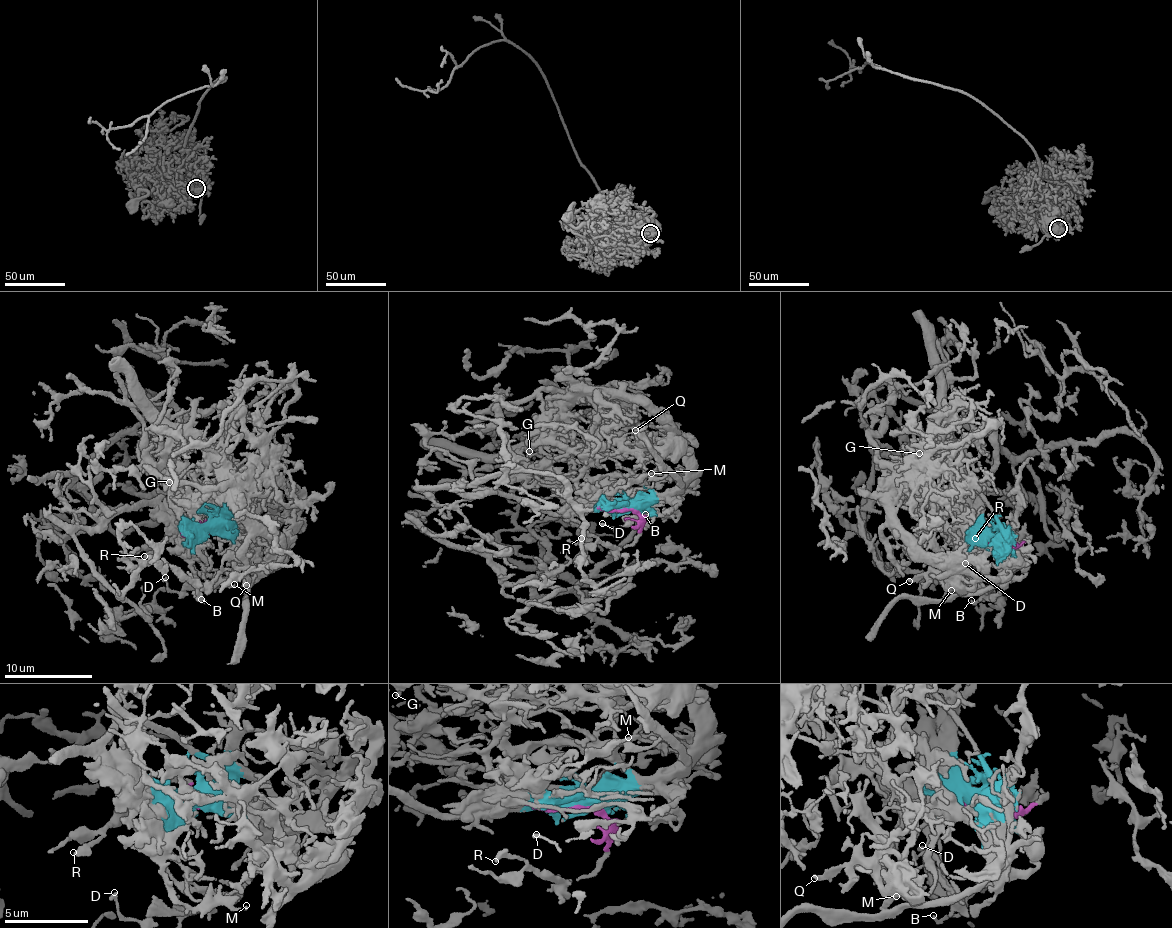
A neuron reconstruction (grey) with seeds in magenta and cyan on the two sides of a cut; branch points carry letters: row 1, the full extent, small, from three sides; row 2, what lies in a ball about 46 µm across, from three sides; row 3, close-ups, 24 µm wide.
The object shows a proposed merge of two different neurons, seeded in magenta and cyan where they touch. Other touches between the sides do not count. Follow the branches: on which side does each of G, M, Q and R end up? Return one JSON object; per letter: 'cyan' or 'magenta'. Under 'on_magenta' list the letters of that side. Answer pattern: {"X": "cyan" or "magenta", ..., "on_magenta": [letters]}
{"G": "cyan", "M": "cyan", "Q": "cyan", "R": "magenta", "on_magenta": ["R"]}

